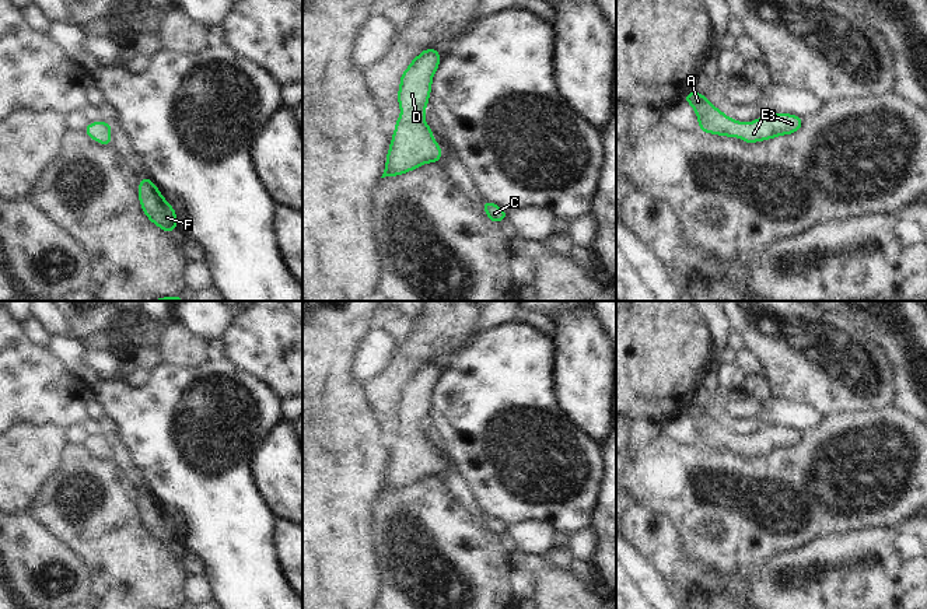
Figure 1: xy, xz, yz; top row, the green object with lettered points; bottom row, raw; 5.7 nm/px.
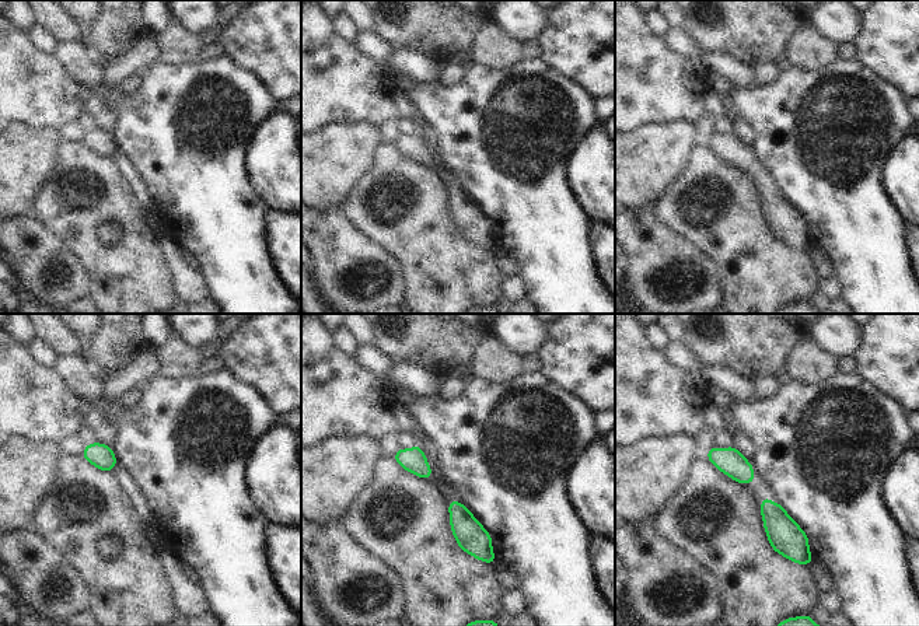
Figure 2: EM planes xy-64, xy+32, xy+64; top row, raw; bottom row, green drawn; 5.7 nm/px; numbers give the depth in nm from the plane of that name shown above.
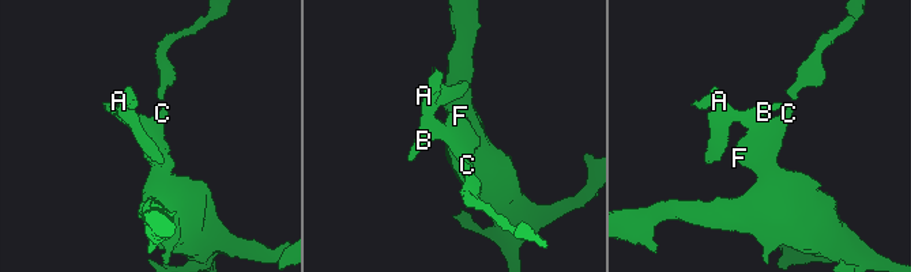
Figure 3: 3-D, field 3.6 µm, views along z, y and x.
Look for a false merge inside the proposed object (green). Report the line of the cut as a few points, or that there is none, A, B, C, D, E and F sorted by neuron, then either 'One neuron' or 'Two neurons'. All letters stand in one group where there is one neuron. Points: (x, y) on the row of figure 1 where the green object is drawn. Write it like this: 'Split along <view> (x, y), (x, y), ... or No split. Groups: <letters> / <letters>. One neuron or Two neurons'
No split. Groups: A B C D E F. One neuron.

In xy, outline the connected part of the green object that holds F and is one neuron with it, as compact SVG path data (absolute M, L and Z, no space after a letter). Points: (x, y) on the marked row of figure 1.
M148 178L140 179L139 199L143 211L151 223L157 224L167 232L176 230L175 210Z

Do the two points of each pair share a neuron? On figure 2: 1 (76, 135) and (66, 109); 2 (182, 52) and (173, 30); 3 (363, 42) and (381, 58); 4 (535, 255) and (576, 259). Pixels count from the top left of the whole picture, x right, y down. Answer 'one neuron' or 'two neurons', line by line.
1: two neurons
2: one neuron
3: one neuron
4: one neuron

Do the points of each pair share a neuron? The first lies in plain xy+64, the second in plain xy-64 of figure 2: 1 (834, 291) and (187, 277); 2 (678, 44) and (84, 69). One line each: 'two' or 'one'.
1: one
2: one

